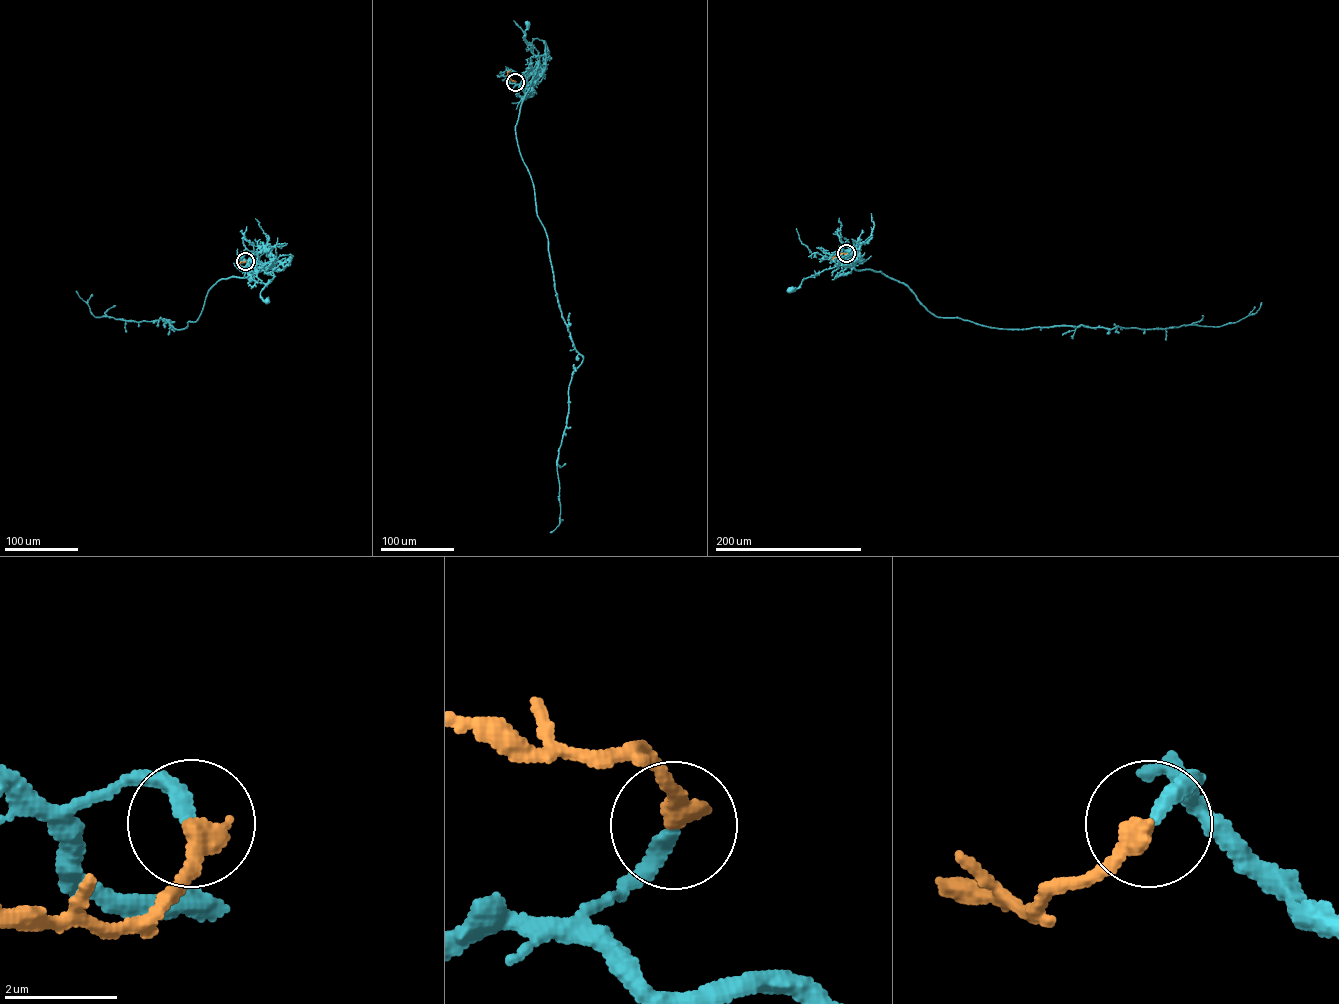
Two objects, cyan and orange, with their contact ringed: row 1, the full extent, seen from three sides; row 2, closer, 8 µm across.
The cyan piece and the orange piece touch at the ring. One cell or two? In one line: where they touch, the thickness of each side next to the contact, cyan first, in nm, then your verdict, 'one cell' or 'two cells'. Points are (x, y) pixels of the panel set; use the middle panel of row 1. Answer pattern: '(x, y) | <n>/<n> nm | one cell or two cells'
(515, 82) | 280/420 nm | one cell

